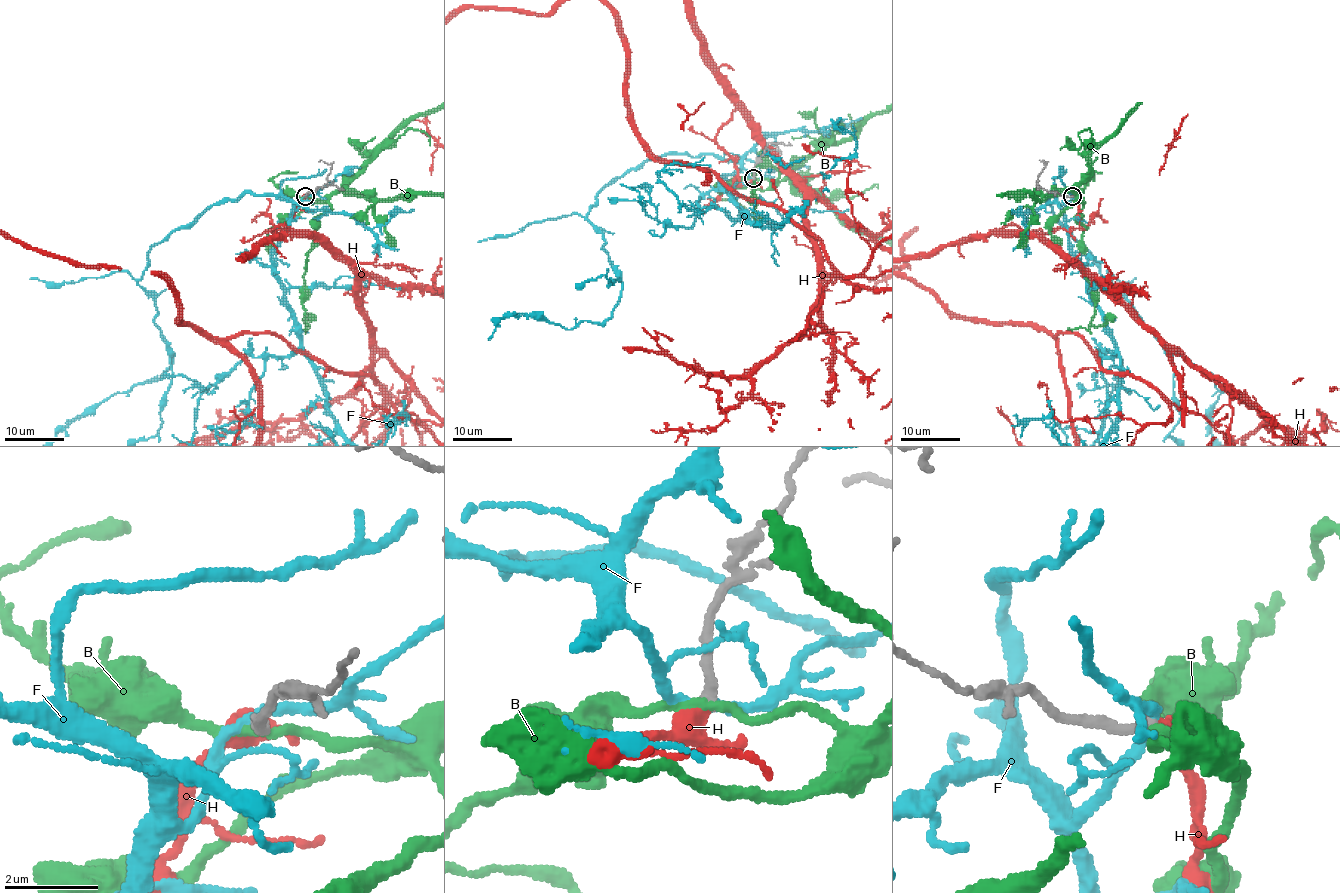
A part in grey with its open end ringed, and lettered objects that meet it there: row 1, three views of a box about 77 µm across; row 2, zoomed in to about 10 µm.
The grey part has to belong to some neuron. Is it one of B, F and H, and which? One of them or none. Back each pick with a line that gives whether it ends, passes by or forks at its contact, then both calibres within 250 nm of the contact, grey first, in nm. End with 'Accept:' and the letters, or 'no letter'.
H: It passes by. Thickness 240 nm (grey) against 400 nm
Accept: H

